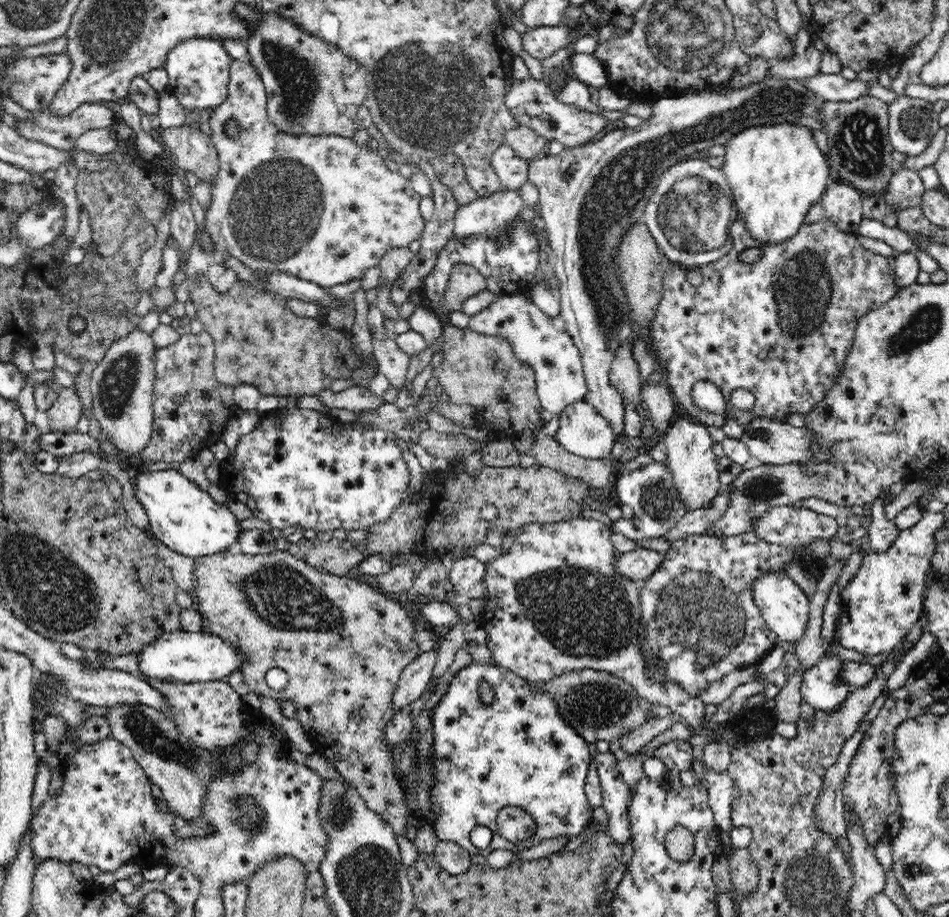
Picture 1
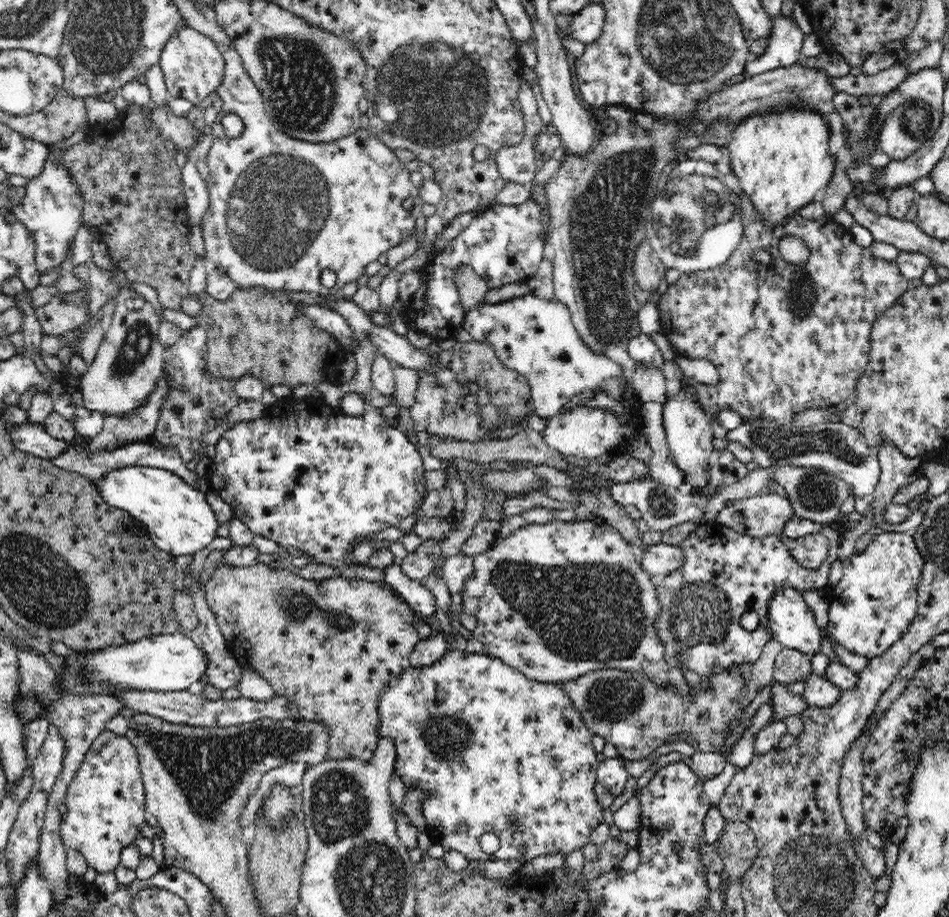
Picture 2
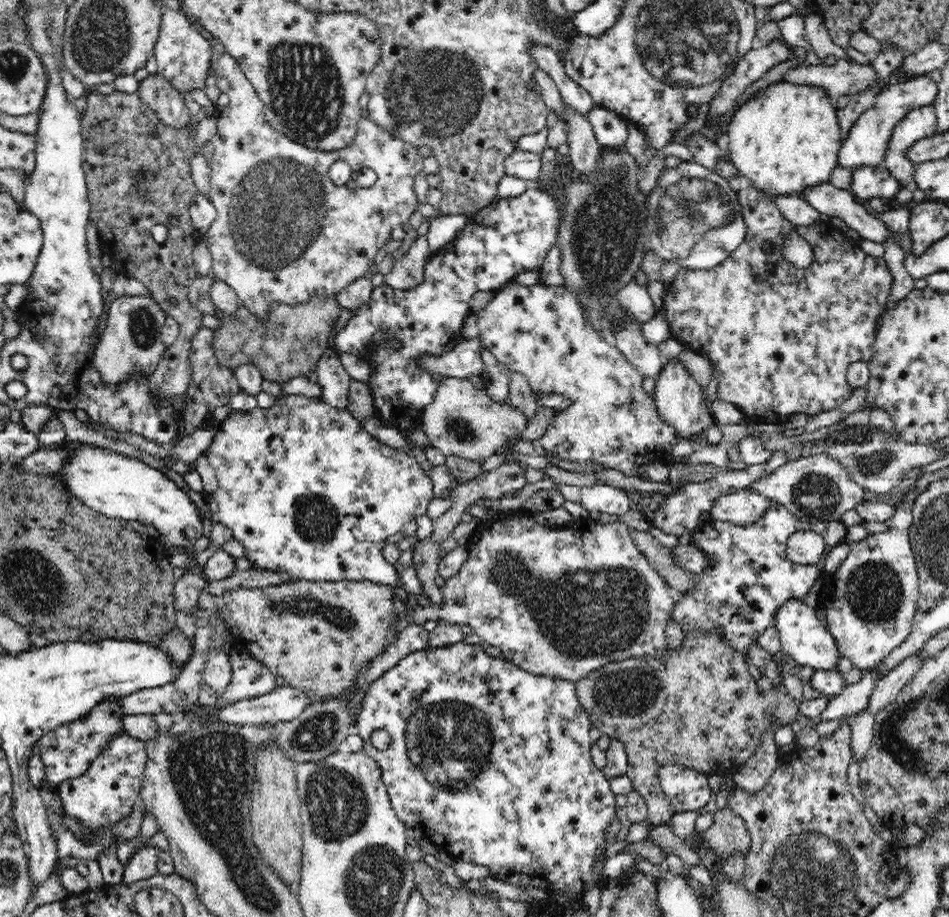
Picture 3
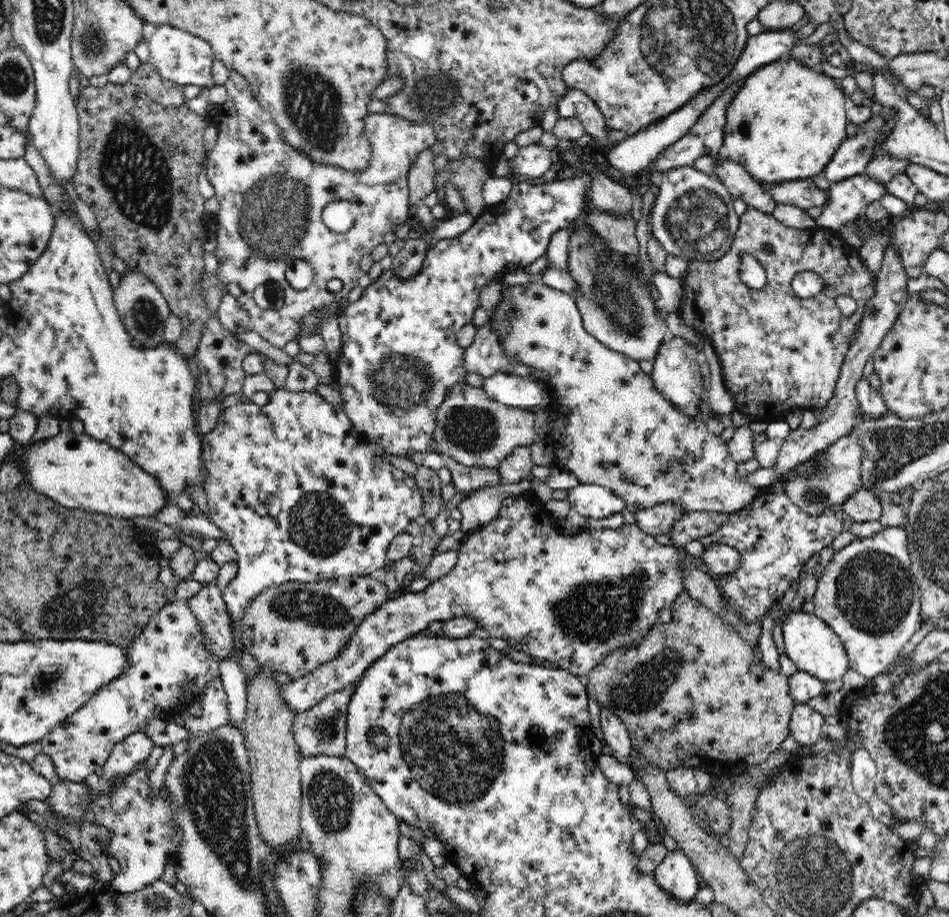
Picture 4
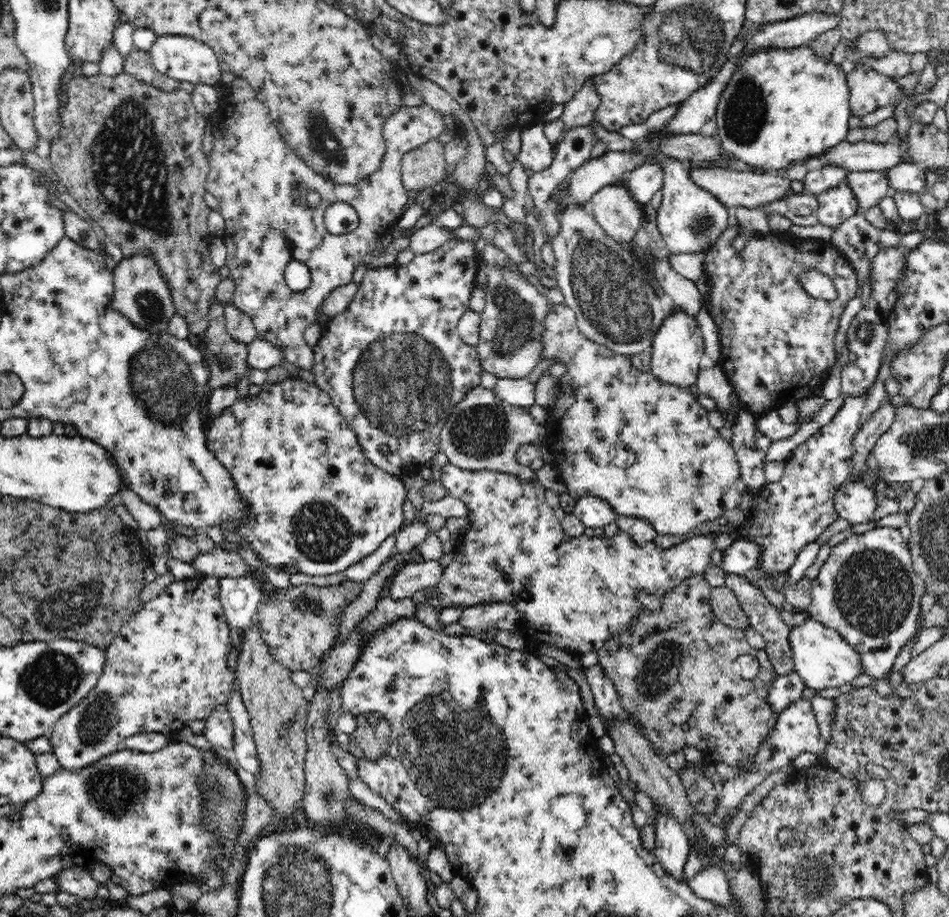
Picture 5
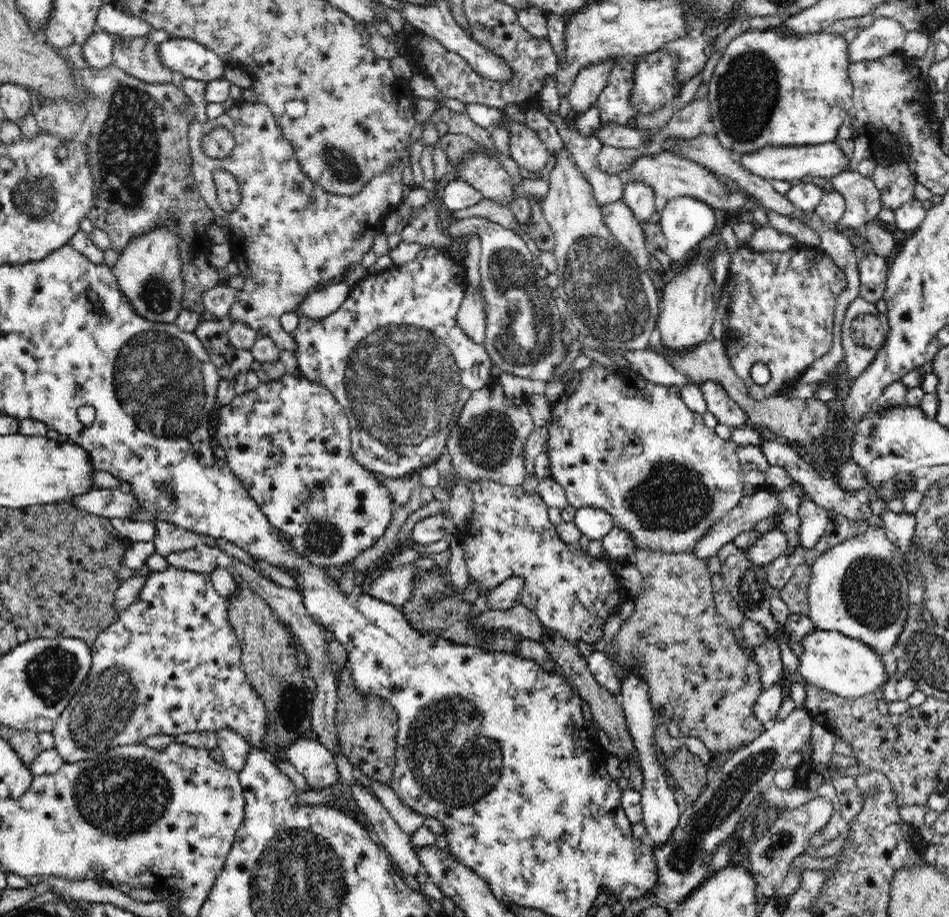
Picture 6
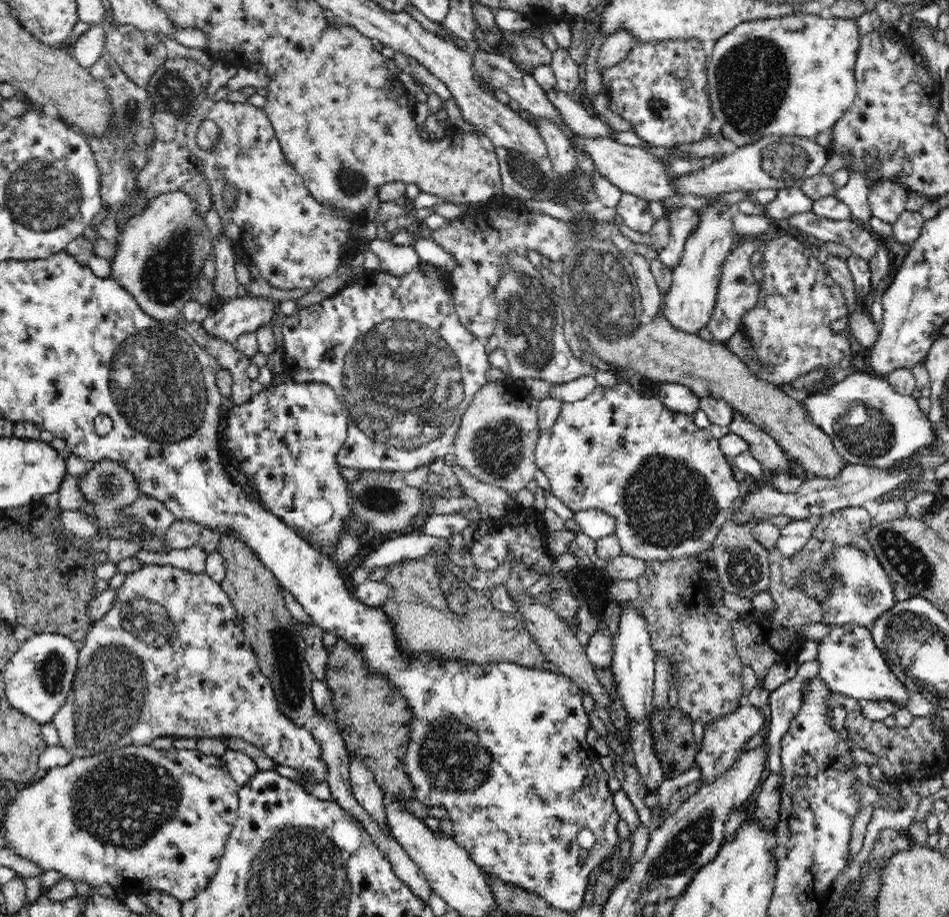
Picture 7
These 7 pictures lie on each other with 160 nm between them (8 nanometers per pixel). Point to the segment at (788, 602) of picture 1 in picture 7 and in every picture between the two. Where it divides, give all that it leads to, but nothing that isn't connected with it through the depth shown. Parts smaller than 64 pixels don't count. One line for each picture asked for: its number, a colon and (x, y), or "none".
2: (792, 622)
3: (803, 636)
4: (810, 643)
5: (823, 658)
6: (841, 665)
7: (851, 664)

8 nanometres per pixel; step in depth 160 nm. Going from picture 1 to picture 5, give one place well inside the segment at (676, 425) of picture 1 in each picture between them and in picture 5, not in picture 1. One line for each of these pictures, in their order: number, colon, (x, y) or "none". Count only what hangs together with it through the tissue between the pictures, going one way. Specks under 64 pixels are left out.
2: (689, 436)
3: (681, 402)
4: (676, 373)
5: (677, 347)

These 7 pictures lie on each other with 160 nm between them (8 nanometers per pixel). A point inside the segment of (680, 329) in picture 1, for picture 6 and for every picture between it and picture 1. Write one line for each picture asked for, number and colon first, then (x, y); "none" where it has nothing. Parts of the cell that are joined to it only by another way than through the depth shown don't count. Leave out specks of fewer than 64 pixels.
2: (785, 339)
3: (781, 342)
4: (778, 352)
5: (777, 342)
6: (782, 314)

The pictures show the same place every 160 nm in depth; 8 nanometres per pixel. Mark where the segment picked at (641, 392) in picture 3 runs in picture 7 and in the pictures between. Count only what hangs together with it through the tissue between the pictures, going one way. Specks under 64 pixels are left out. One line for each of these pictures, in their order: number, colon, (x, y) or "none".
4: (611, 426)
5: (617, 433)
6: (676, 478)
7: (668, 485)

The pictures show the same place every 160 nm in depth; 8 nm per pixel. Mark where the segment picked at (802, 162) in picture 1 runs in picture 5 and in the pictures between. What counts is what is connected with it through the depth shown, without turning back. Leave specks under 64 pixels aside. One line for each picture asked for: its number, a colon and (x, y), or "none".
2: (782, 160)
3: (786, 138)
4: (787, 120)
5: (782, 106)

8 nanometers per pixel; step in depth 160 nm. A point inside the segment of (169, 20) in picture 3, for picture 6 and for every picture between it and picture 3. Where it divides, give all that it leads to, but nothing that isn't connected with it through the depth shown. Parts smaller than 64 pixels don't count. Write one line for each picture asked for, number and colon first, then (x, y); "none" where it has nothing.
4: (180, 57)
5: (184, 59)
6: (194, 60)

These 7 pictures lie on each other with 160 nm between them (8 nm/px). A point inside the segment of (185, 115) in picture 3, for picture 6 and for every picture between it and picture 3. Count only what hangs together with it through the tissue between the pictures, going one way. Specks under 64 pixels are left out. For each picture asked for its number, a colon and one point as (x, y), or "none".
4: (168, 94)
5: (138, 64)
6: (137, 56)

